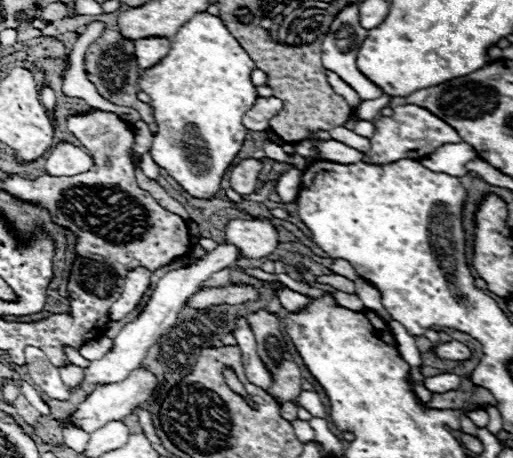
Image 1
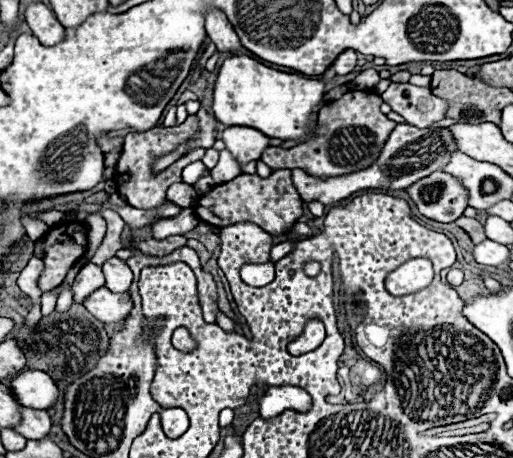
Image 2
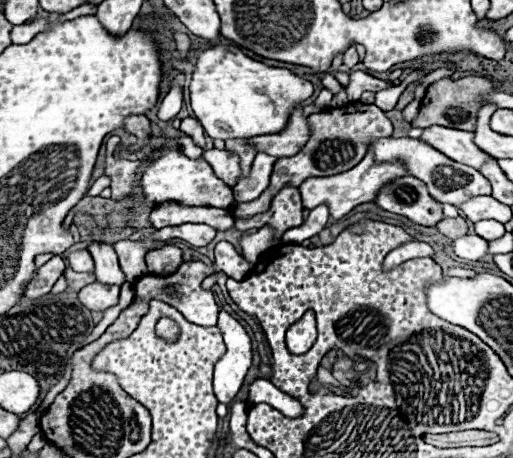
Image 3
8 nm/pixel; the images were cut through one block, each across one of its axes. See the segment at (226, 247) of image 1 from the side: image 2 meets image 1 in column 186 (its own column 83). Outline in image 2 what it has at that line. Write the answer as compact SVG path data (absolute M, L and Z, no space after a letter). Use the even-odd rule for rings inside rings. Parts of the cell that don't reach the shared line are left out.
M92 262L84 264L82 270L80 270L80 274L76 276L76 280L74 280L74 284L72 284L74 302L76 302L76 304L82 304L88 294L92 294L94 290L98 290L98 288L102 288L102 286L104 286L104 276L102 276L100 266L96 266L96 264L92 264Z

